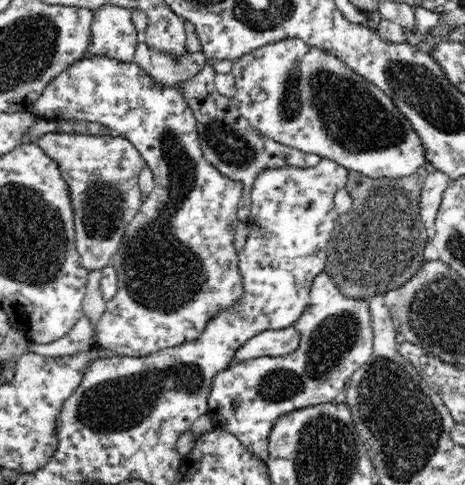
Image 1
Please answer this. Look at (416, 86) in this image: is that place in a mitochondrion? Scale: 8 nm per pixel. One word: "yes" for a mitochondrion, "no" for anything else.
yes

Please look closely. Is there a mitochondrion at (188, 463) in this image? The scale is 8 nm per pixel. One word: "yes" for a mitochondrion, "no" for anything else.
no

